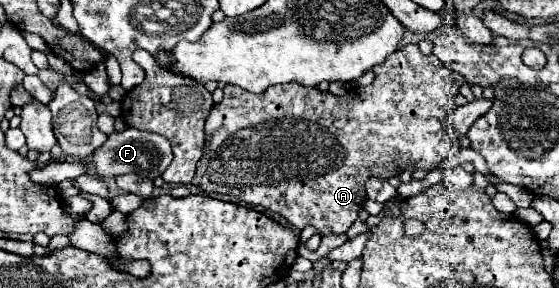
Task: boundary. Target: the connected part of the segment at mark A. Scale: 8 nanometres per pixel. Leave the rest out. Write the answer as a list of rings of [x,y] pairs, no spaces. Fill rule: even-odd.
[[[408,44],[400,50],[396,50],[390,58],[386,58],[384,64],[378,64],[374,68],[376,80],[370,86],[360,86],[350,90],[346,96],[334,96],[330,92],[322,92],[316,86],[310,88],[302,88],[302,84],[278,84],[274,88],[266,88],[266,92],[262,94],[250,94],[238,86],[224,86],[224,98],[220,104],[216,104],[210,110],[210,116],[206,120],[206,144],[204,144],[204,154],[196,166],[196,176],[192,180],[192,184],[196,188],[200,188],[202,192],[210,194],[210,196],[220,196],[222,200],[236,200],[240,204],[254,204],[254,206],[262,206],[266,210],[278,212],[282,218],[286,218],[294,228],[302,230],[306,226],[314,226],[318,230],[320,236],[326,234],[344,234],[356,220],[358,220],[358,212],[364,208],[366,202],[366,180],[370,176],[378,176],[378,178],[392,178],[392,176],[400,176],[404,170],[408,172],[416,172],[416,170],[436,170],[440,168],[440,164],[450,158],[452,154],[460,152],[460,142],[458,136],[450,136],[450,132],[446,132],[446,116],[456,108],[454,104],[454,96],[458,94],[458,88],[466,82],[458,72],[450,70],[442,60],[438,60],[434,54],[430,56],[422,56],[416,44]]]

